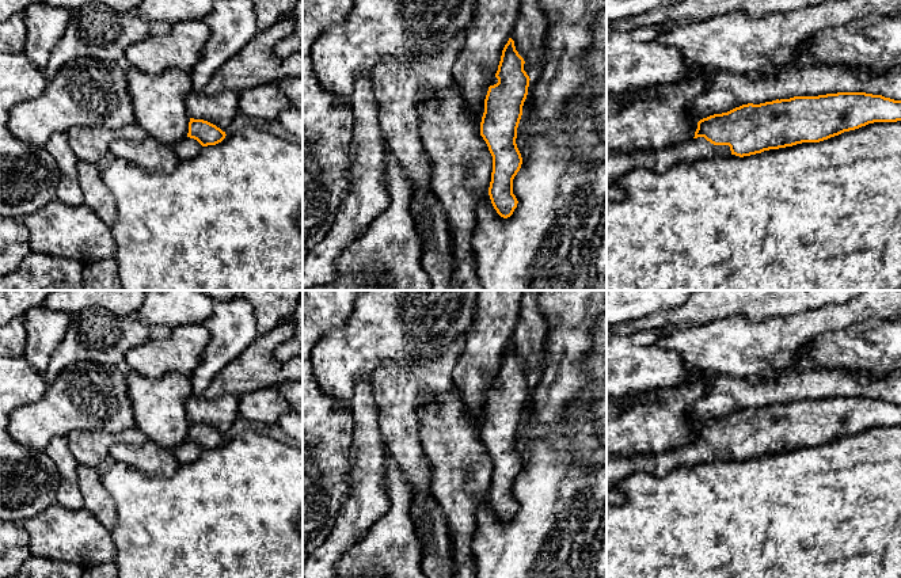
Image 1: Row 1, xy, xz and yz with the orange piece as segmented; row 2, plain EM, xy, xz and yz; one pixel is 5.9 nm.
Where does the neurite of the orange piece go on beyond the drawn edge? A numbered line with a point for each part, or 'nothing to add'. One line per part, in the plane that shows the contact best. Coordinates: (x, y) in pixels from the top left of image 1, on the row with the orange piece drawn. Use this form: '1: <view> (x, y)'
1: yz (619, 163)

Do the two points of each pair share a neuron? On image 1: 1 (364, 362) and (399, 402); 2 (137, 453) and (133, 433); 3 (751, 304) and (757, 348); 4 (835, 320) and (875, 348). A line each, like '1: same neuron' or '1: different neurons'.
1: different neurons
2: different neurons
3: different neurons
4: different neurons

